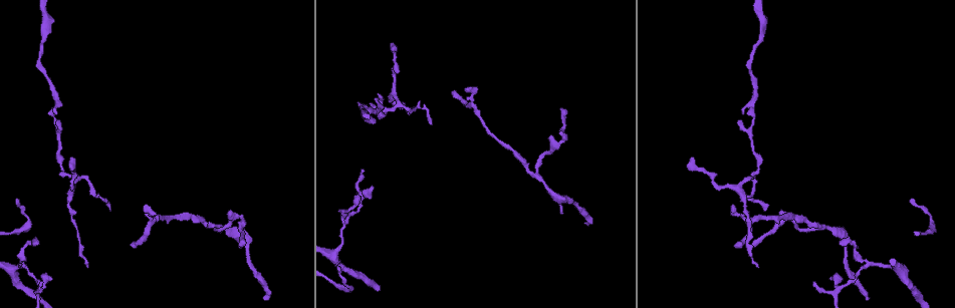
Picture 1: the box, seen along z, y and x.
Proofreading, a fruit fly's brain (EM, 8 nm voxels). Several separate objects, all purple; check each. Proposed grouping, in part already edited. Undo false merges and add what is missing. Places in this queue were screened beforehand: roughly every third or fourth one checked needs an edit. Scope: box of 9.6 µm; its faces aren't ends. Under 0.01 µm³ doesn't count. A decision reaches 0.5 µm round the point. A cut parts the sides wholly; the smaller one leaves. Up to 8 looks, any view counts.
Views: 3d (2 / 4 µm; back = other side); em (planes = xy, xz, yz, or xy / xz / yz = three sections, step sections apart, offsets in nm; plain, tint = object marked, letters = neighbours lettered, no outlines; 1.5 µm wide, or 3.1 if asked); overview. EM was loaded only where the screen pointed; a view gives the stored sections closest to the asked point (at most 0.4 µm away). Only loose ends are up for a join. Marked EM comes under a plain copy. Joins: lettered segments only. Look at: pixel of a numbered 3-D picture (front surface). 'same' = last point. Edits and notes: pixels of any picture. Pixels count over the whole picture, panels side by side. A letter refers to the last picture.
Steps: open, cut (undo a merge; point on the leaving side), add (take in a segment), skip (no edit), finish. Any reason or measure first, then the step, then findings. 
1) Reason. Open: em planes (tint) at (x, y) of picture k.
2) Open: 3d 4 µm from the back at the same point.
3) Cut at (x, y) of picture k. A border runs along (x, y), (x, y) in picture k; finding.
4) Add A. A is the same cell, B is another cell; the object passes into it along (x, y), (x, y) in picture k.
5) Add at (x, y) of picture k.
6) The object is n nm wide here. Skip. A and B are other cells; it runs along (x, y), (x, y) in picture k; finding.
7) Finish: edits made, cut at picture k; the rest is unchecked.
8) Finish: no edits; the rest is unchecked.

Free end. Open: 3d 2 µm at (754, 245) of picture 1.

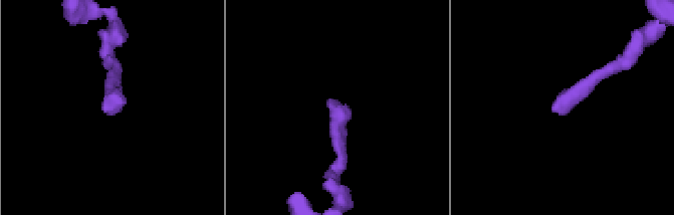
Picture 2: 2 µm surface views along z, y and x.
Open: em xy step 4 (letters) at (552, 109) of picture 2.

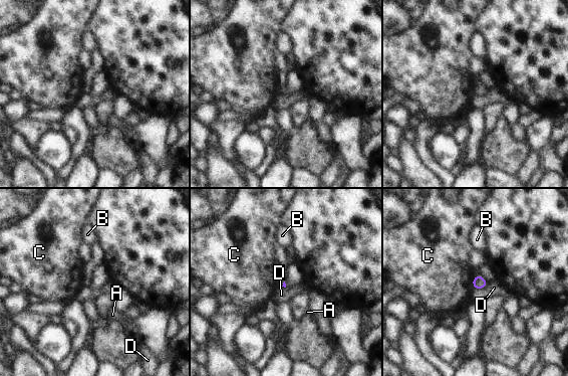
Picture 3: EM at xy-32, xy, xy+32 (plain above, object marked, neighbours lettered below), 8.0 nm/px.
Skip. A, B, C and D are other cells; no lettered segment goes on from it.

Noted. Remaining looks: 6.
Branch point. Open: em planes (tint) at (869, 263) of picture 1.

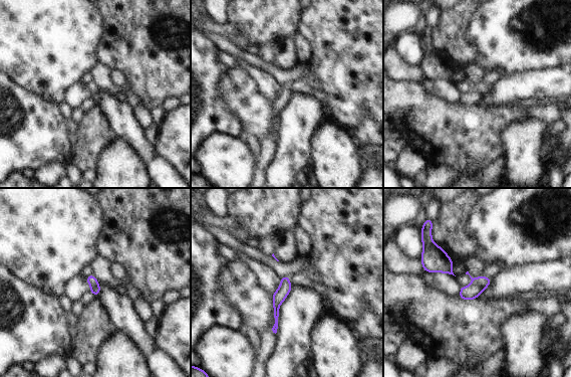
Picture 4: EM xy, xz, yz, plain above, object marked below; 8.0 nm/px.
Open: em planes (letters) at the same point.

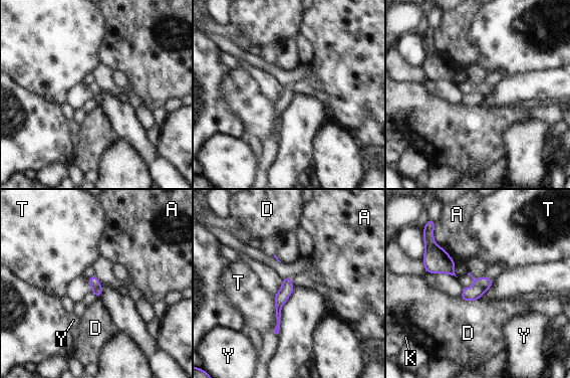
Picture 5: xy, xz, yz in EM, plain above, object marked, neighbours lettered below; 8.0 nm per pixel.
Cut at (473, 293) of picture 5. A, D, K, T and Y are other cells; two cells meet here.

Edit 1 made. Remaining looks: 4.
Thin end. Open: 3d 2 µm at (338, 266) of picture 1.

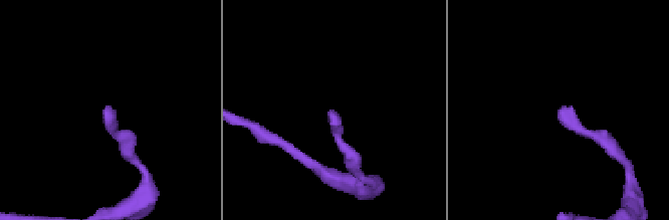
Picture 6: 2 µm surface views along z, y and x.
Shape alone is not enough. Open: em planes (letters) at (560, 107) of picture 6.

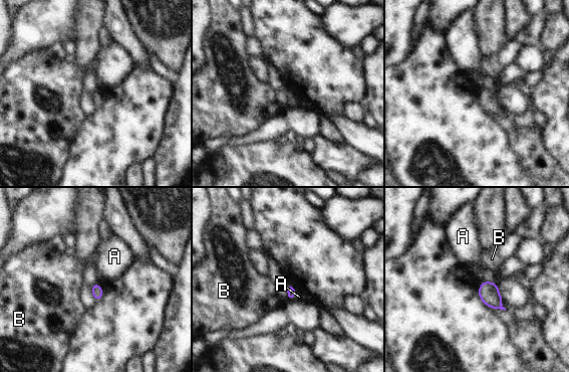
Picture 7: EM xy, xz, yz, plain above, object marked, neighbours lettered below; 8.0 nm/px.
The object is 70 nm wide here. Skip. A and B are other cells; a border runs along (296, 290), (295, 296), (289, 300) in picture 7; no lettered segment goes on from it.

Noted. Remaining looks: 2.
Finish: edits made, cut at picture 5; the rest is unchecked.

